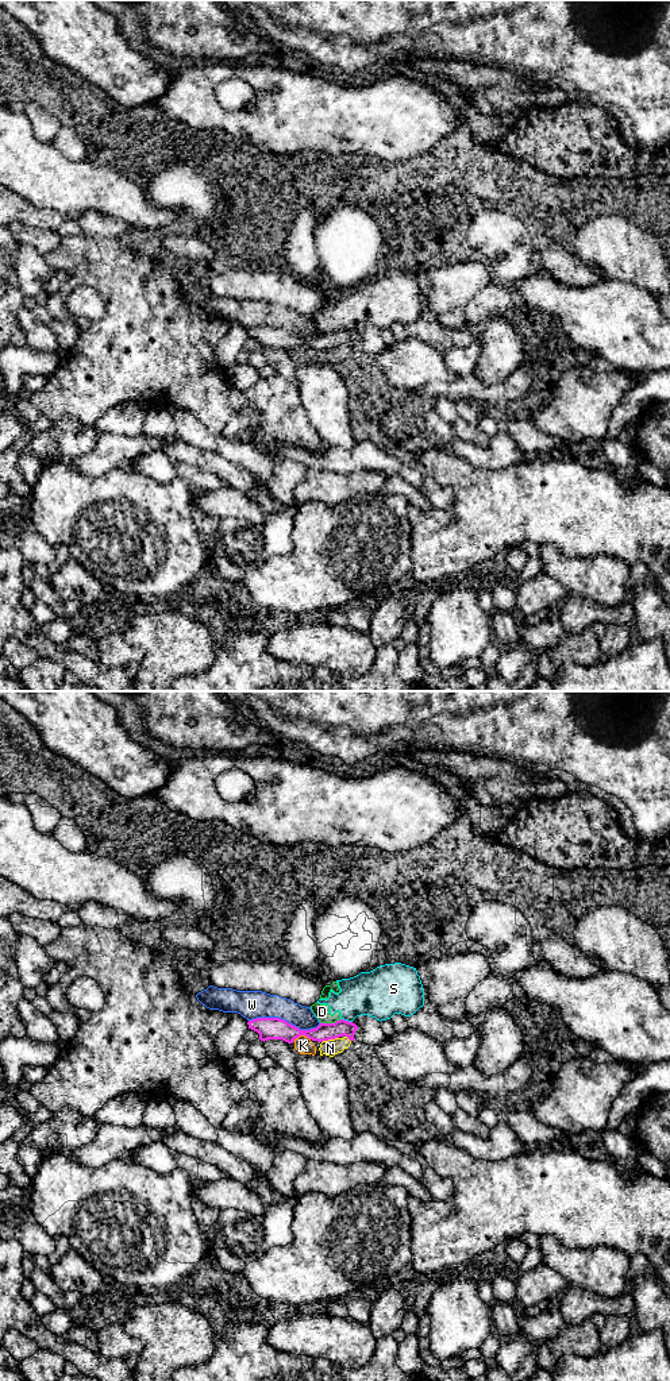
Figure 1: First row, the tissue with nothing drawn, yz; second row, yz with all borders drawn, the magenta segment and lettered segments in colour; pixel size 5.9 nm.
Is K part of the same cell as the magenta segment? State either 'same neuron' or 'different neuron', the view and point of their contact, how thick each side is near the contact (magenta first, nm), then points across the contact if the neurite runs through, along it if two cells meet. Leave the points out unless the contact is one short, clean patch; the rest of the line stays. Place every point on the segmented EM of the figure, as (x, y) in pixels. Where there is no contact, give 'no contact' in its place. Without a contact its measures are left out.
different neuron | yz (301, 1034) | 130/100 nm | along yz (310, 1038), (299, 1036), (293, 1041)

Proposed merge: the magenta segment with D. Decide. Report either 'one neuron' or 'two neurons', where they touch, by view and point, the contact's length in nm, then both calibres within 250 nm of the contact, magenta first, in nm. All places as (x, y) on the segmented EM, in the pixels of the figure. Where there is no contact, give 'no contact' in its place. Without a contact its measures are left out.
two neurons | yz (330, 1023) | 130 nm | 110/100 nm

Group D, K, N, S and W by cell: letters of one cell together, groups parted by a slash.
D S / K N / W

